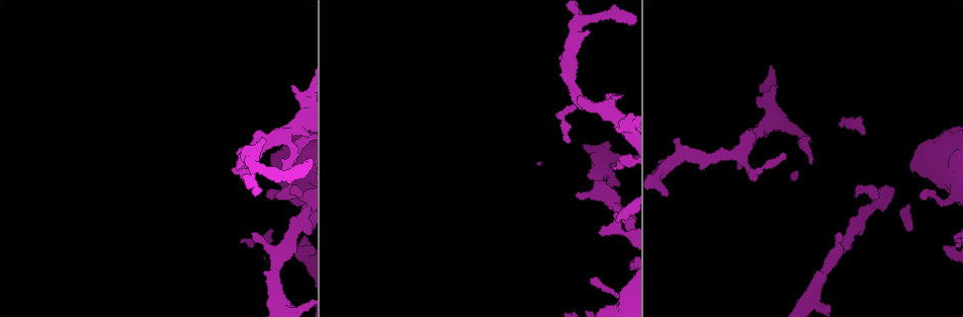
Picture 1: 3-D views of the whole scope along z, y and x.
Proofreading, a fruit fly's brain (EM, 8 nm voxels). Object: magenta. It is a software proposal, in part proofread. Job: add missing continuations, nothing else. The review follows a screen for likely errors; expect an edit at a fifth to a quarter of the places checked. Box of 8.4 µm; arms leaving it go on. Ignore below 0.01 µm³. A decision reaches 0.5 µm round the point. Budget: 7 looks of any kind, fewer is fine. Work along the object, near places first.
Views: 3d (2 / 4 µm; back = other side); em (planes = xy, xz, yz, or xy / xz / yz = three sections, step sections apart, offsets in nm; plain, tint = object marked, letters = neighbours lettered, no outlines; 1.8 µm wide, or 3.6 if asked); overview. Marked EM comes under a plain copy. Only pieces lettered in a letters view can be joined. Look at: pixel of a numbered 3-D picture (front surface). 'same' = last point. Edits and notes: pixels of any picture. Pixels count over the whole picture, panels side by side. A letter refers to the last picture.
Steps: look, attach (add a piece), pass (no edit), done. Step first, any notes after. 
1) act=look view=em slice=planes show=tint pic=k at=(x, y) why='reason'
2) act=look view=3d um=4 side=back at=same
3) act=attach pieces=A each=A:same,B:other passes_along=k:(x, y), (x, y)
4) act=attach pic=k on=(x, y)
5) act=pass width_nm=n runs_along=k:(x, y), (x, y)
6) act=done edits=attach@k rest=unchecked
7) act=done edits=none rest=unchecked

act=look view=em slice=xz step=8 show=tint pic=1 at=(254, 234) why='an open end'

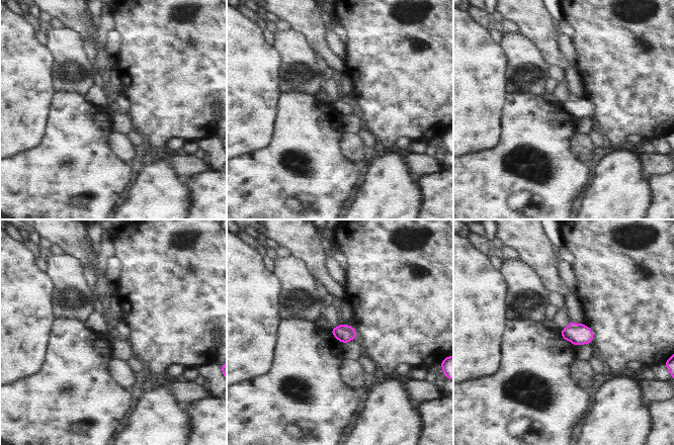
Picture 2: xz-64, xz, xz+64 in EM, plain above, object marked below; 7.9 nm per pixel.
act=look view=em slice=planes show=letters at=same

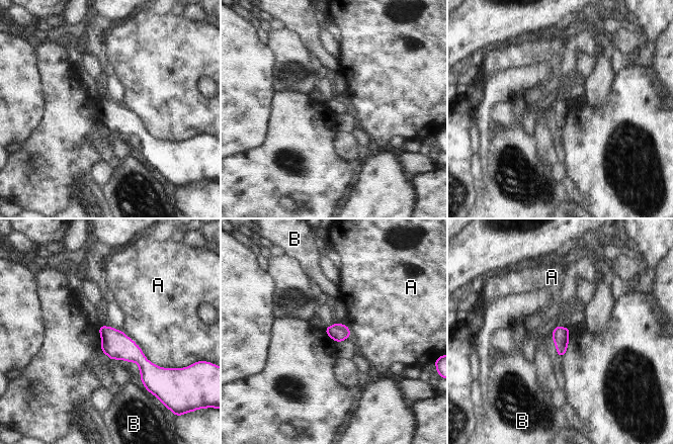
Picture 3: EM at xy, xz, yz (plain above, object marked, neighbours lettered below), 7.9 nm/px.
act=pass each=A:other,B:other border=3:(121, 331), (150, 361), (168, 368) found='none of them fits'

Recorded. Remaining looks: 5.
act=look view=3d um=4 pic=1 at=(619, 219)

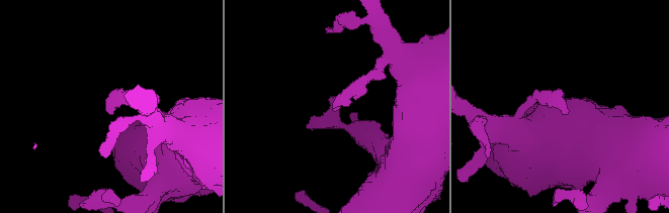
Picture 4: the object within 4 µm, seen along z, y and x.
act=look view=em slice=yz step=4 show=tint pic=4 at=(337, 108)

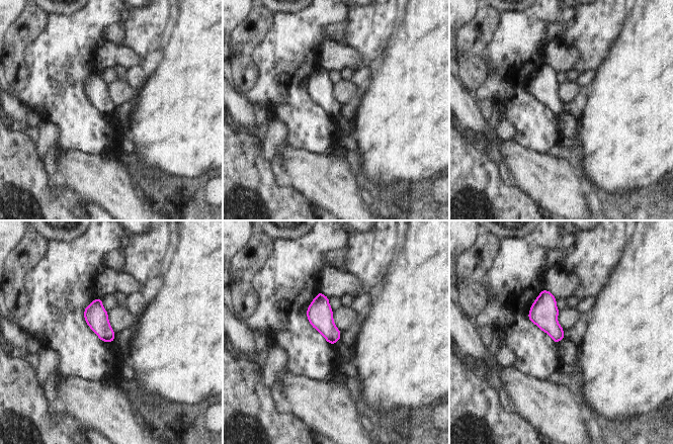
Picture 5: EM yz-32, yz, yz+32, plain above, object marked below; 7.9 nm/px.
act=look view=em slice=planes show=letters at=same

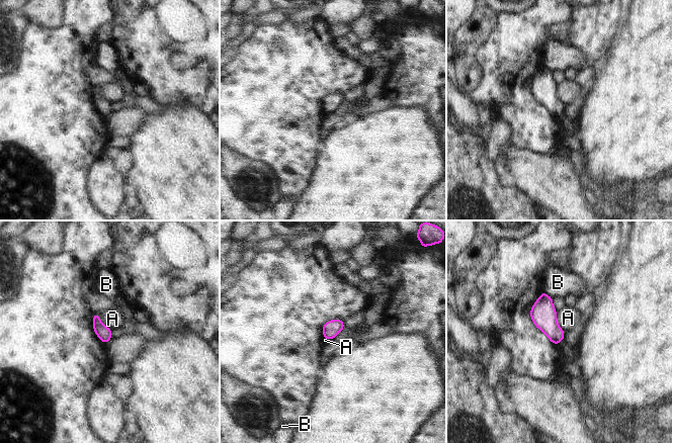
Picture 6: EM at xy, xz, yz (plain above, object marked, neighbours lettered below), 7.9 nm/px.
act=pass each=A:other,B:other border=6:(556, 312), (557, 323), (564, 332) found='none of them fits'

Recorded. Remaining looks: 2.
act=look view=em slice=xz step=8 show=letters pic=1 at=(569, 141) why='thin end'

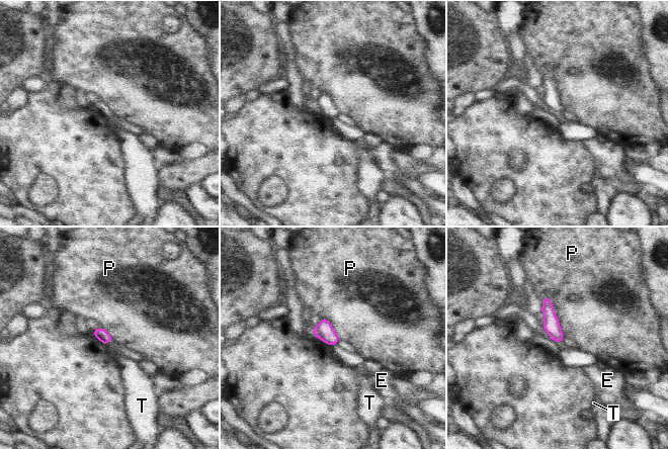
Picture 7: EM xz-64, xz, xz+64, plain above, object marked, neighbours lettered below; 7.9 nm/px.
act=pass longest_contact=P:360nm each=E:other,P:other,T:other border=7:(545, 296), (551, 301), (564, 336) found='no lettered piece goes on from it'

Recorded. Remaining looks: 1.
act=done edits=none rest=unchecked

